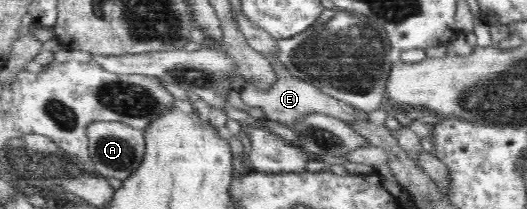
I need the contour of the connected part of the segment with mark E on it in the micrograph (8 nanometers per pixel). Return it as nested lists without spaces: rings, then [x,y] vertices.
[[[270,62],[270,64],[273,71],[275,71],[275,75],[277,75],[277,82],[271,85],[271,88],[262,90],[257,85],[246,83],[239,90],[241,100],[247,106],[263,110],[265,115],[263,119],[273,120],[273,122],[285,124],[287,127],[291,126],[293,122],[297,122],[297,120],[319,114],[345,121],[348,124],[355,120],[368,122],[368,114],[365,111],[361,111],[351,104],[343,104],[339,100],[324,94],[316,86],[308,84],[308,82],[304,82],[295,76],[289,76],[281,62]]]

